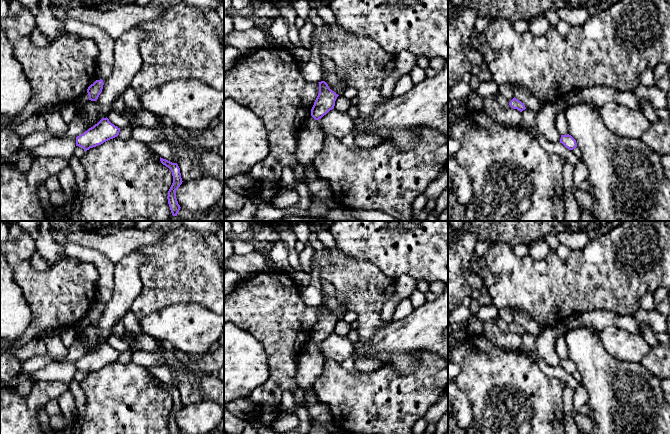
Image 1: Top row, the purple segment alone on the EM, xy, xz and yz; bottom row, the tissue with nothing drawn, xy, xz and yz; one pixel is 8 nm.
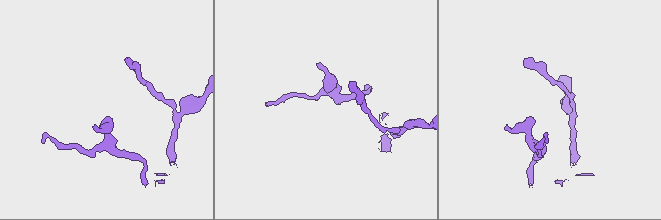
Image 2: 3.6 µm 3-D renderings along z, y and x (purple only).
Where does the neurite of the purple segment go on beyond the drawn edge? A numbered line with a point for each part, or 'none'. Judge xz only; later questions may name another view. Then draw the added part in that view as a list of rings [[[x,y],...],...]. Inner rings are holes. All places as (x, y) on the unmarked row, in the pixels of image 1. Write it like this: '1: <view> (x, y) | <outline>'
1: xz (311, 363) | [[[309,339],[301,354],[297,372],[298,389],[294,396],[295,404],[298,407],[304,406],[304,393],[313,388],[316,379],[322,373],[324,362],[325,358],[322,356],[318,347]]]

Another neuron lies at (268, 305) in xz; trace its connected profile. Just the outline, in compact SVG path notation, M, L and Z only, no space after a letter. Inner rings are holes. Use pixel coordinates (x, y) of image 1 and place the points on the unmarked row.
M263 271L244 277L224 299L224 323L233 323L254 336L262 344L269 360L269 378L264 384L253 389L246 398L257 412L251 421L260 420L259 414L264 405L278 406L286 391L295 394L298 389L297 372L300 357L306 342L311 339L311 333L319 317L319 307L306 305L300 295L300 288L287 272Z

